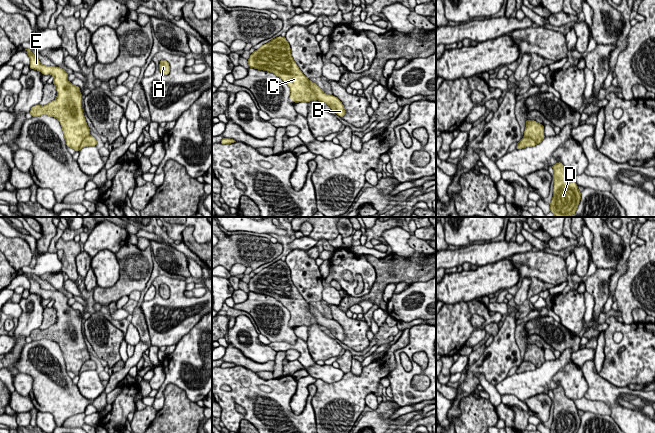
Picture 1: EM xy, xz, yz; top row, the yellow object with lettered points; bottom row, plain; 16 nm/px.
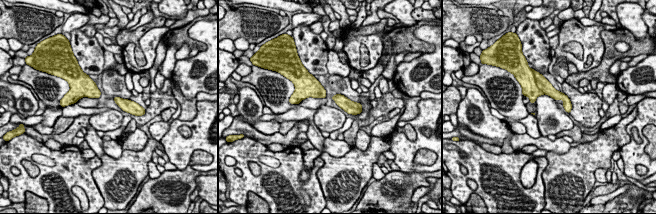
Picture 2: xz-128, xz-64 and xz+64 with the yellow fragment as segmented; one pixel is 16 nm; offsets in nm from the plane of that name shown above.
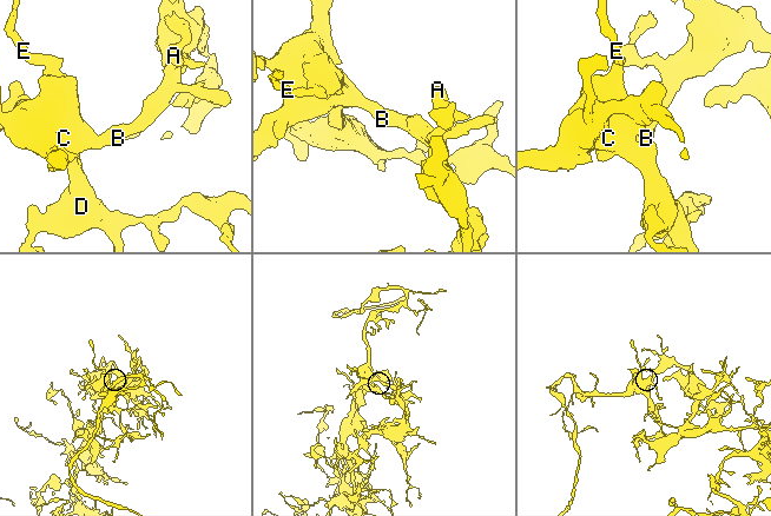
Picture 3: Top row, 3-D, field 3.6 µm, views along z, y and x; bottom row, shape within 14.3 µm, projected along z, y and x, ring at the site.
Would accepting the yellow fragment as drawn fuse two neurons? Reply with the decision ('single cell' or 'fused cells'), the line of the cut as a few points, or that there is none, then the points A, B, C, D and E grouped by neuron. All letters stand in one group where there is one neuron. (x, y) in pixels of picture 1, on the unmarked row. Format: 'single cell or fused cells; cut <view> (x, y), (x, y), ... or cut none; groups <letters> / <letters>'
single cell; cut none; groups A B C D E

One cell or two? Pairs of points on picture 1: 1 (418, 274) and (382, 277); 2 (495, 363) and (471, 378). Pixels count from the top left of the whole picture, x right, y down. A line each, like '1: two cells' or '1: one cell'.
1: one cell
2: one cell

